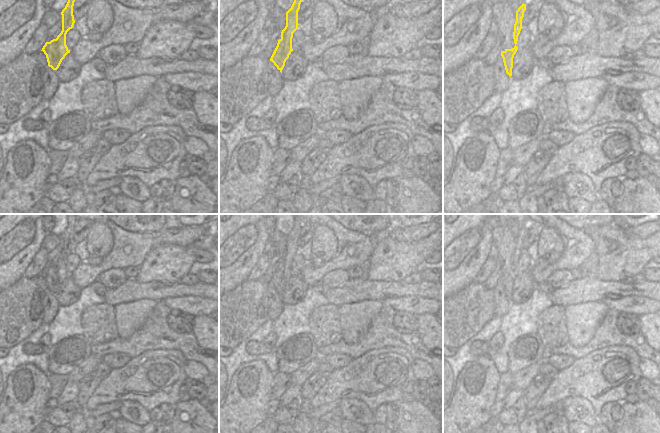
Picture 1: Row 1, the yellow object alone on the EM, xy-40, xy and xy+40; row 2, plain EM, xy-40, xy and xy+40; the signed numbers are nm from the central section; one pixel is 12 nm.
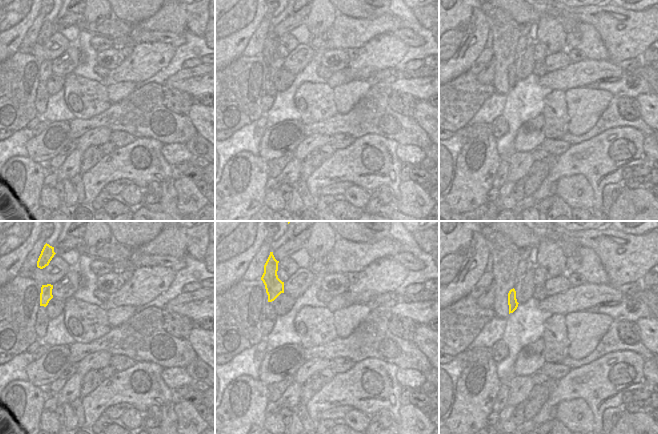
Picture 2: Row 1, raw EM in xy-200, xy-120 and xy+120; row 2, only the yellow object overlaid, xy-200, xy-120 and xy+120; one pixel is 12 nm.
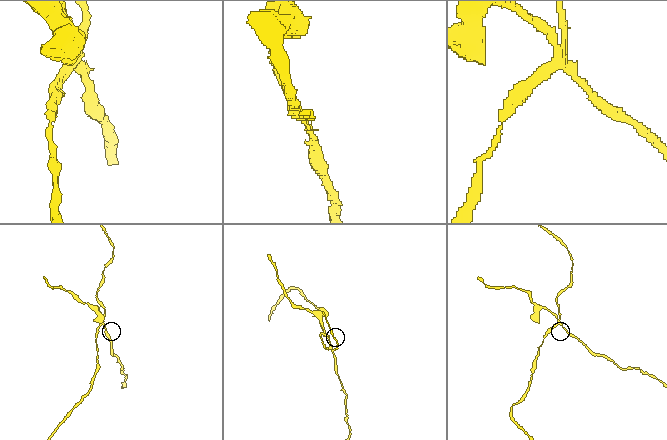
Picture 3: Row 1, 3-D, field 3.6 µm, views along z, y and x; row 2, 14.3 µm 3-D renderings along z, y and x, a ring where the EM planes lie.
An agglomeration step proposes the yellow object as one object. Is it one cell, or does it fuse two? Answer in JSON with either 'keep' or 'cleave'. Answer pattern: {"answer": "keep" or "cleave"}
{"answer": "cleave"}

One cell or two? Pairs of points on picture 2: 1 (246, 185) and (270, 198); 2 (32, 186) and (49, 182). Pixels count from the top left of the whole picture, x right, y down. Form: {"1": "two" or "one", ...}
{"1": "two", "2": "two"}

